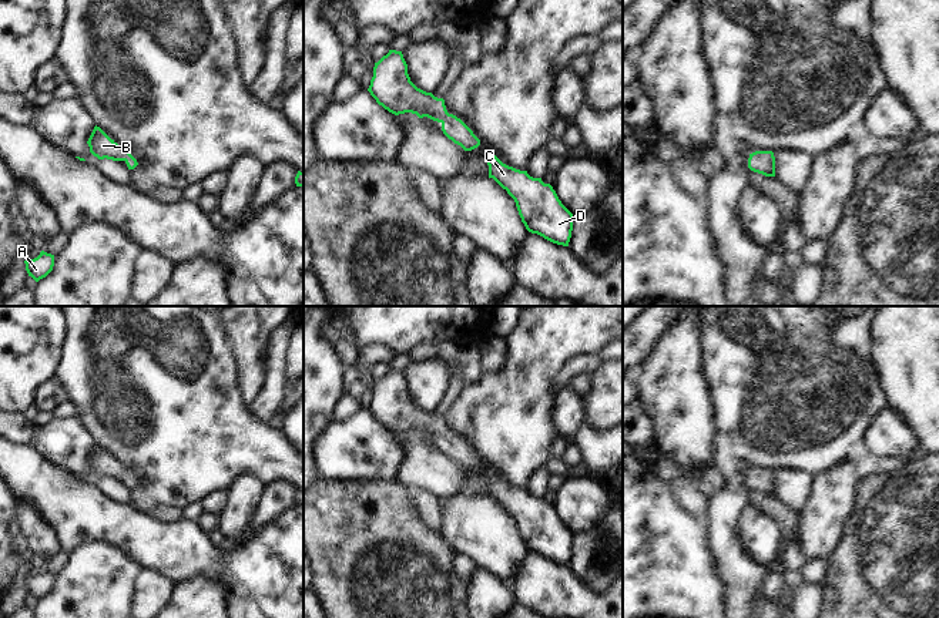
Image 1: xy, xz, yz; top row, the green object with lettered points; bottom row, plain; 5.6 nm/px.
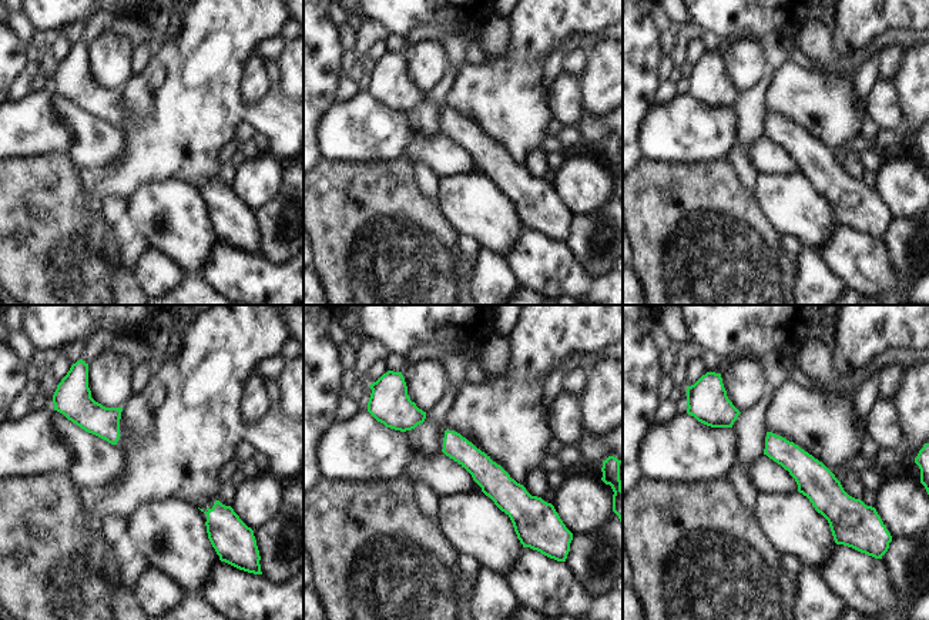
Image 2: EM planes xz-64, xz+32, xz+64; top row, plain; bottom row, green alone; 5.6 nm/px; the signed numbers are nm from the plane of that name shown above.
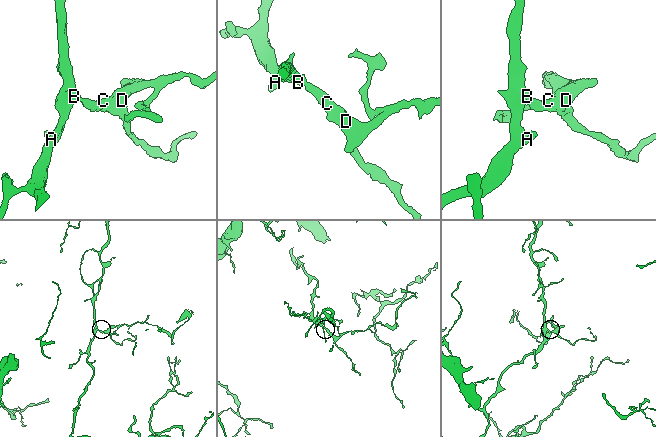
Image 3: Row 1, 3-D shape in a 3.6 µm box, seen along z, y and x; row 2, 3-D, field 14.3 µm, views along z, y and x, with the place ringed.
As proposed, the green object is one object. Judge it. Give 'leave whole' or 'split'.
leave whole

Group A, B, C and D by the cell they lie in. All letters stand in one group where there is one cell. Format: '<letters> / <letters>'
A B C D

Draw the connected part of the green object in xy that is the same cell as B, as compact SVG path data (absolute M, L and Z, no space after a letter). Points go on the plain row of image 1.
M94 446L88 460L90 471L98 478L124 480L128 488L134 488L137 478L114 459L111 459L100 446Z

